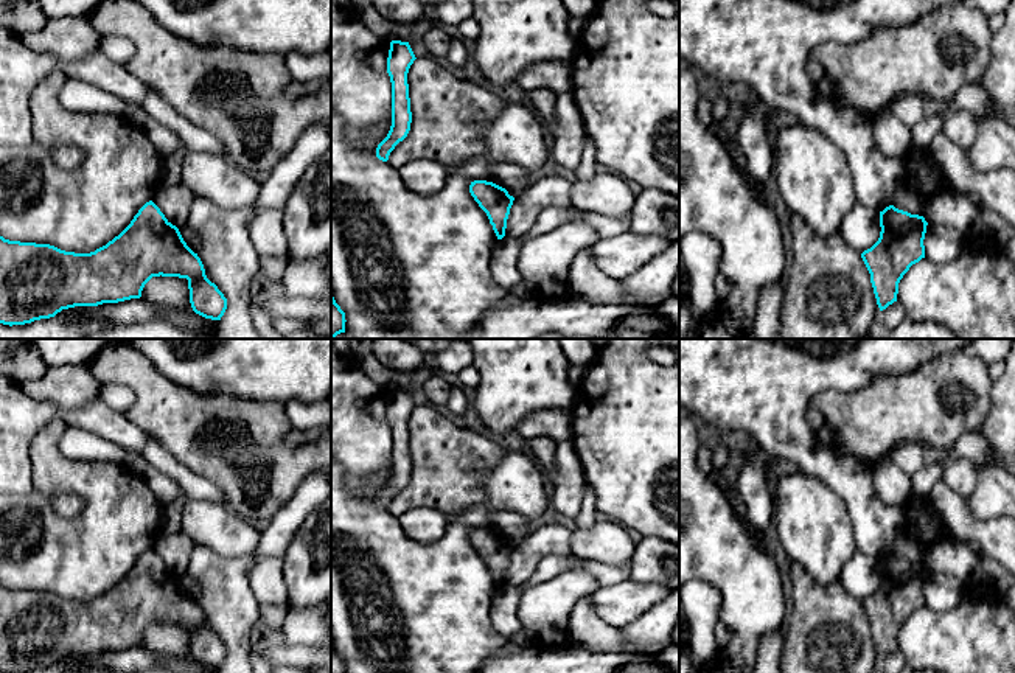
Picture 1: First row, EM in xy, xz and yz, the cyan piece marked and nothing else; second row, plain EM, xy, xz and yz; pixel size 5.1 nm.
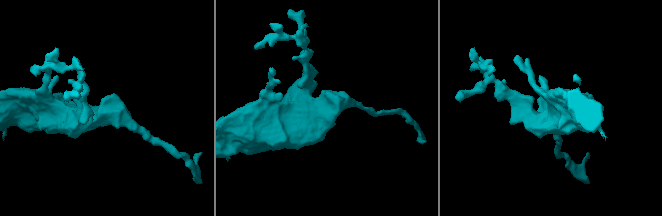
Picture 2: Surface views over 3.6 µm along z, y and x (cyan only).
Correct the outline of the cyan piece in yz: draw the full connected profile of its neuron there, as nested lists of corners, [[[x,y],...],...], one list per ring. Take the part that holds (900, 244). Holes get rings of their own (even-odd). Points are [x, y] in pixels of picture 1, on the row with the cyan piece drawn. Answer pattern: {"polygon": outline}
{"polygon": [[[894,205],[880,211],[880,238],[861,253],[880,311],[897,302],[900,280],[912,264],[925,258],[926,225],[923,216]]]}

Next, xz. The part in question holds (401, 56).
{"polygon": [[[390,42],[387,73],[392,82],[392,126],[387,137],[376,148],[376,157],[382,162],[389,160],[390,152],[410,131],[412,112],[407,73],[415,59],[409,42]]]}

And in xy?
{"polygon": [[[152,201],[138,210],[118,236],[90,253],[65,252],[50,244],[9,241],[0,236],[0,323],[25,325],[75,306],[140,298],[145,284],[160,275],[187,278],[193,311],[205,319],[221,320],[227,298],[207,278],[201,258],[187,246],[179,228]]]}

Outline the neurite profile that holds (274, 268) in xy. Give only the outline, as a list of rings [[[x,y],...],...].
[[[260,256],[260,272],[272,281],[280,281],[289,264],[286,256]]]

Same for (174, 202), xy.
[[[182,182],[173,187],[160,185],[152,202],[160,208],[168,222],[182,228],[190,218],[191,204],[197,197]]]

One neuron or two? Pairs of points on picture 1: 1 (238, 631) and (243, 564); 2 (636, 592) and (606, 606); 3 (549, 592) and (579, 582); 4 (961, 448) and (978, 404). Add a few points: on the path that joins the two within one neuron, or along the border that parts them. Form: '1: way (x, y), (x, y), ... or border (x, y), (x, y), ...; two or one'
1: way (238, 614), (238, 582); one
2: way (628, 600), (614, 605); one
3: way (557, 592), (571, 585); one
4: border (981, 431), (967, 431), (941, 456); two

